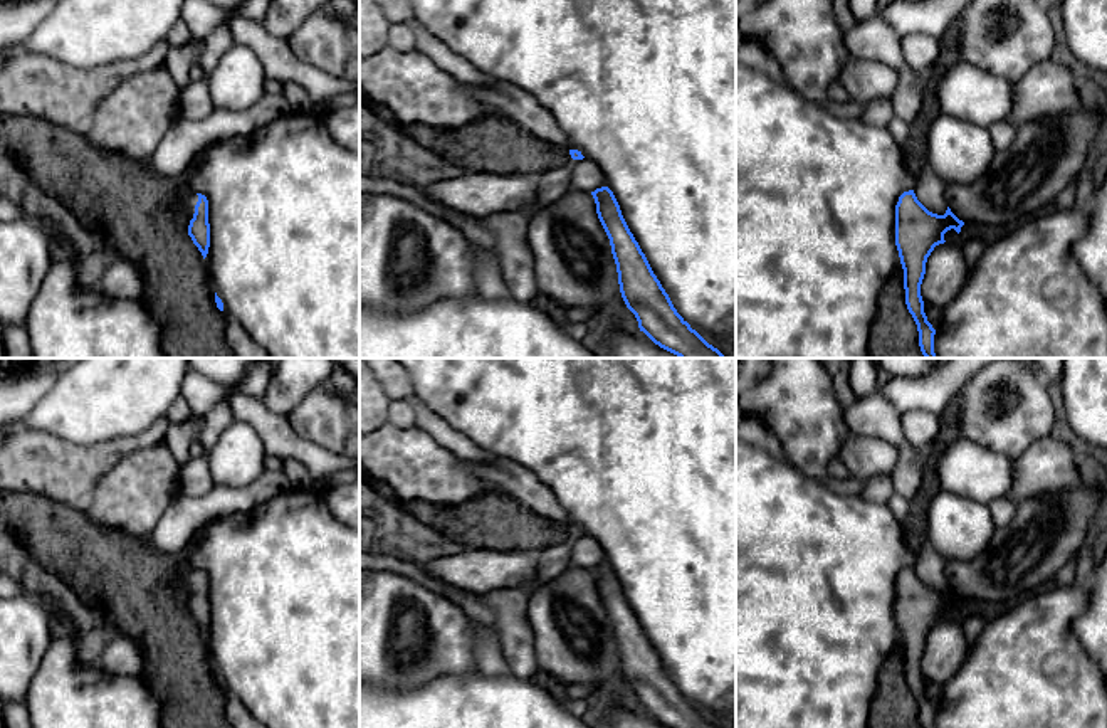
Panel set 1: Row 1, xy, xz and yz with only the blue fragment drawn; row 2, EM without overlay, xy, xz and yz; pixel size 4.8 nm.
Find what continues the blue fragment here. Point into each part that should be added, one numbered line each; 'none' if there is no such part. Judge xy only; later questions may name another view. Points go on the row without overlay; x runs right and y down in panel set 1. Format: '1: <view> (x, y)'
1: xy (188, 575)

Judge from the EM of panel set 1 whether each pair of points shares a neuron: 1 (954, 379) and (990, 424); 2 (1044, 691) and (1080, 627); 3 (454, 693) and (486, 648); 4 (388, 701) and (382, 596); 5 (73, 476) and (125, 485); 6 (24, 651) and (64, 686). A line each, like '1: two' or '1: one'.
1: two
2: two
3: two
4: two
5: two
6: two

